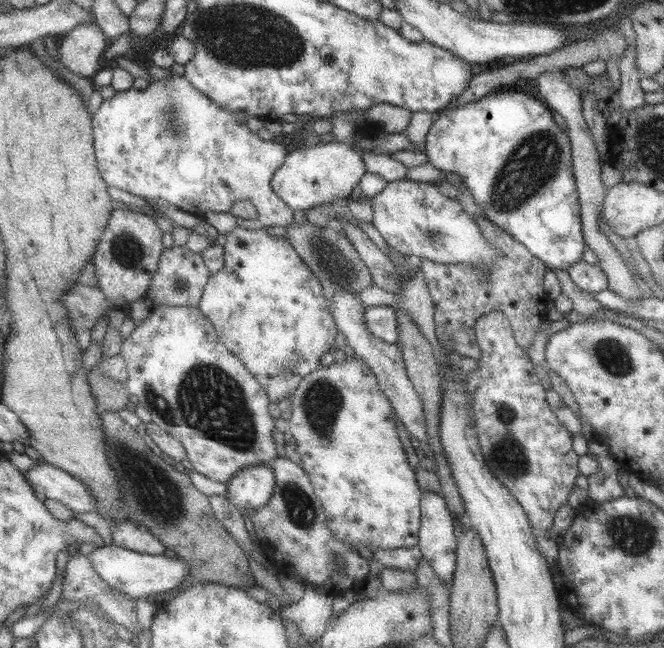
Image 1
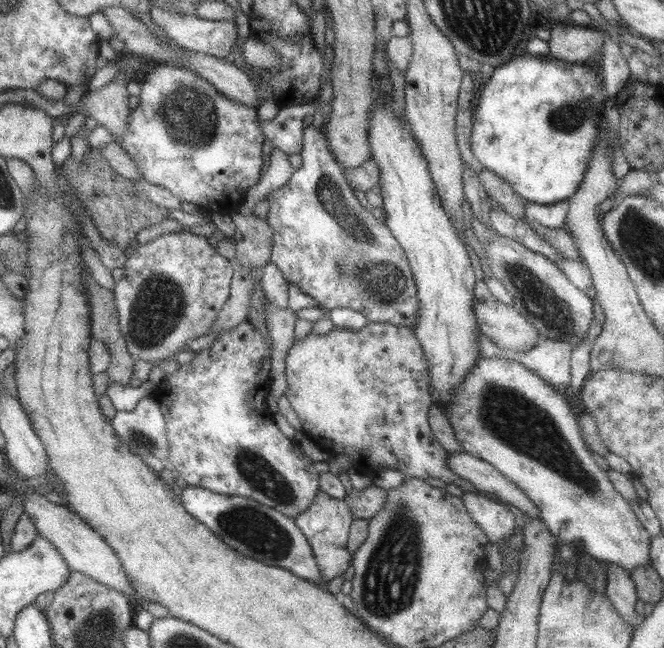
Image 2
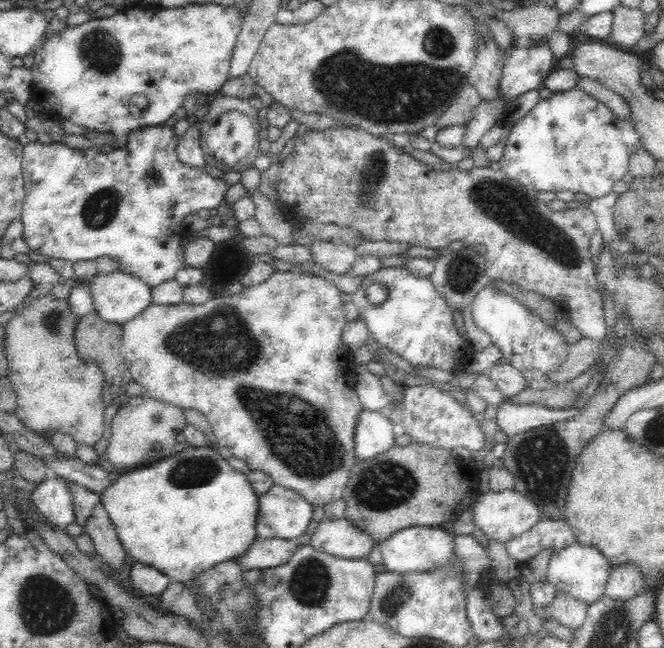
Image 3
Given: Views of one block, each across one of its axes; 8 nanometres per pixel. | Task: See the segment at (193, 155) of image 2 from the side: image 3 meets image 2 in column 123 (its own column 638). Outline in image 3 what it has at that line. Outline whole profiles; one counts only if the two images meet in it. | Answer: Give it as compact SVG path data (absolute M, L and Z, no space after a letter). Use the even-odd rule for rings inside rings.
M578 88L554 93L550 99L534 103L533 108L510 127L503 143L503 155L499 162L501 171L508 178L538 192L582 192L589 199L608 196L614 184L630 173L632 154L643 148L642 137L632 119L618 117L604 102Z

